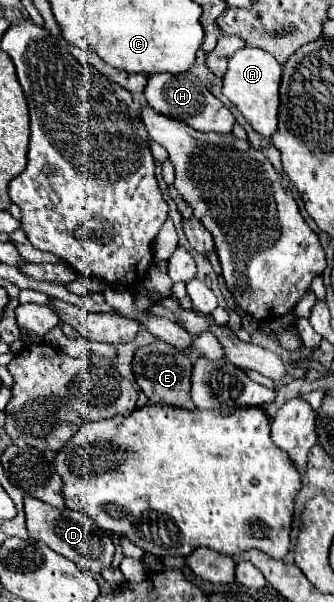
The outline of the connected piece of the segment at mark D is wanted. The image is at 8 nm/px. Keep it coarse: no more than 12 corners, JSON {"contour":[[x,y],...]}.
{"contour":[[26,498],[34,540],[100,578],[110,534],[84,514]]}

